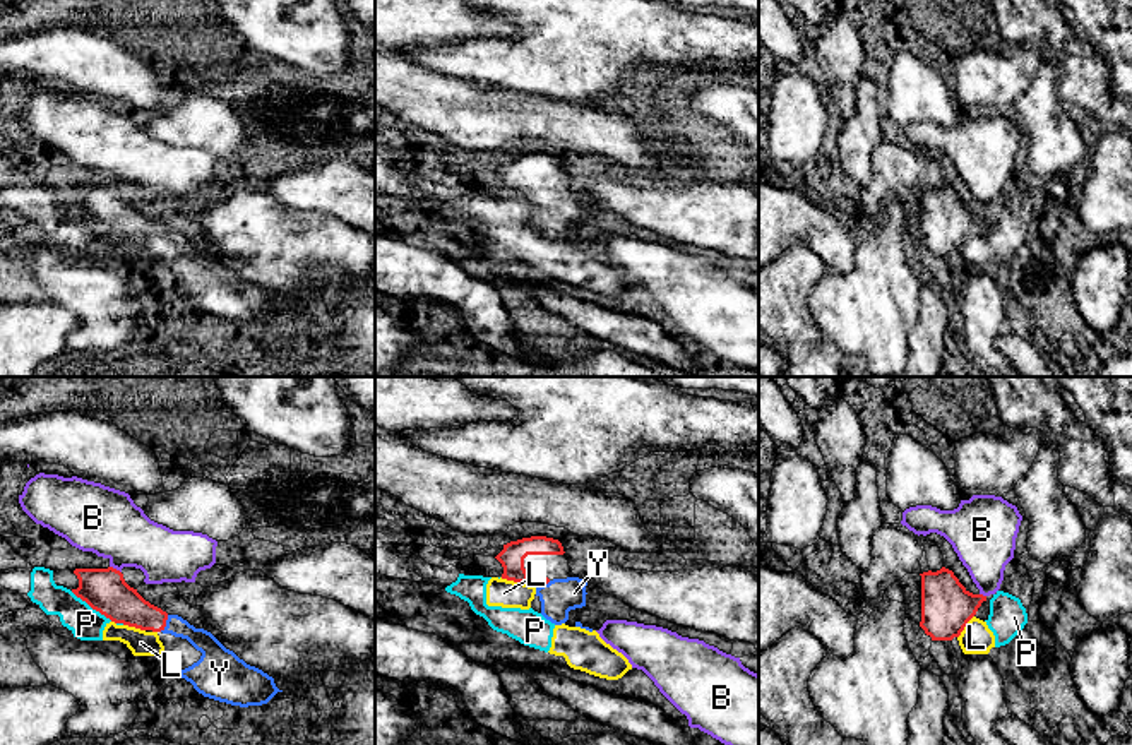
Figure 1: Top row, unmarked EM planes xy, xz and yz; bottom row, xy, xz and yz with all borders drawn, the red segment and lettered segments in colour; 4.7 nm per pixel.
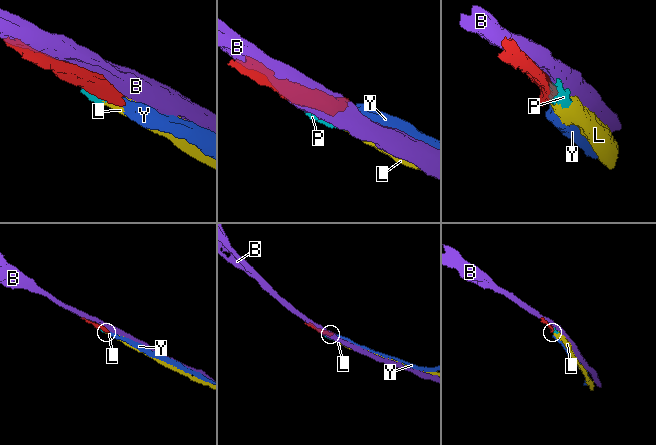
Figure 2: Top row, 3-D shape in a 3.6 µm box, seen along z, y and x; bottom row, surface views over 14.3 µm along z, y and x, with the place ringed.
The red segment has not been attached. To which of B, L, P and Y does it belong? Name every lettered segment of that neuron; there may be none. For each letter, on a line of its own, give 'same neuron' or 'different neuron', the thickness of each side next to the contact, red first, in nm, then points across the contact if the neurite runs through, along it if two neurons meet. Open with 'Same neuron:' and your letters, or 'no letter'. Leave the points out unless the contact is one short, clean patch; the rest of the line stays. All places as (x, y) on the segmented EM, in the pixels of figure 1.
Same neuron: Y
B: different neuron; 200 nm thick on the red side, 320 nm on the other
L: different neuron; 120 nm thick on the red side, 130 nm on the other; border along xz (500, 578), (523, 581), (535, 588)
P: different neuron; 200 nm thick on the red side, 160 nm on the other; border along xy (71, 591), (112, 620)
Y: same neuron; 180 nm thick on the red side, 100 nm on the other; runs through xy (119, 601), (165, 624), (173, 624), (206, 643)

